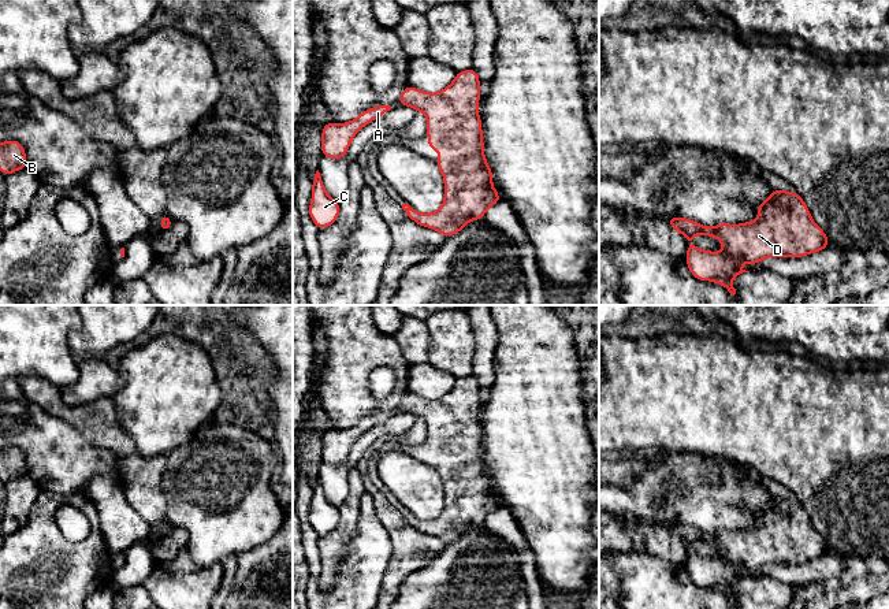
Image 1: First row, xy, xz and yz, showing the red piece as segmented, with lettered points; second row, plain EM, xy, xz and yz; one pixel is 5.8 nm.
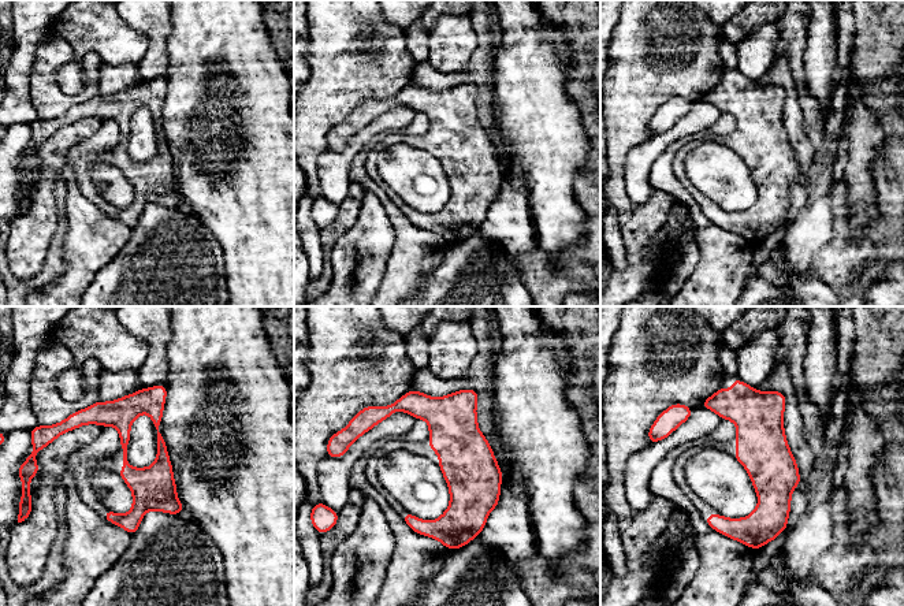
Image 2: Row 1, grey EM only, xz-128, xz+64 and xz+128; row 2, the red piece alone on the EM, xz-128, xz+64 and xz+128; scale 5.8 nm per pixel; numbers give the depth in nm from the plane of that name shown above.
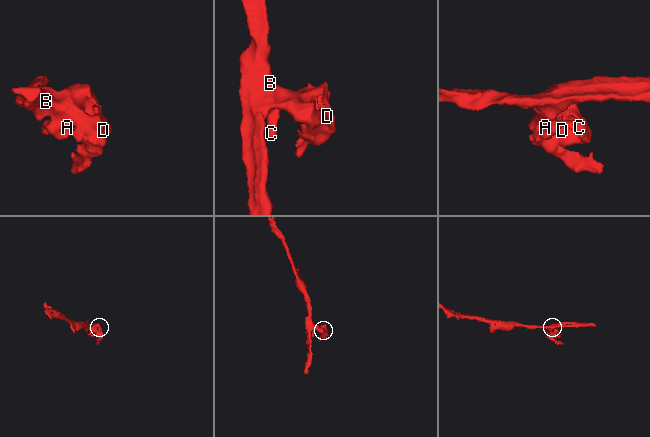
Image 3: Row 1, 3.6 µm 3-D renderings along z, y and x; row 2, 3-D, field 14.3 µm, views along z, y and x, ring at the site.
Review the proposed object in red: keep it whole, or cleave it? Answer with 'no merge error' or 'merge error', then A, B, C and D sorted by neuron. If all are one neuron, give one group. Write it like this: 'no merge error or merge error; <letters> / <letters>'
no merge error; A B C D

